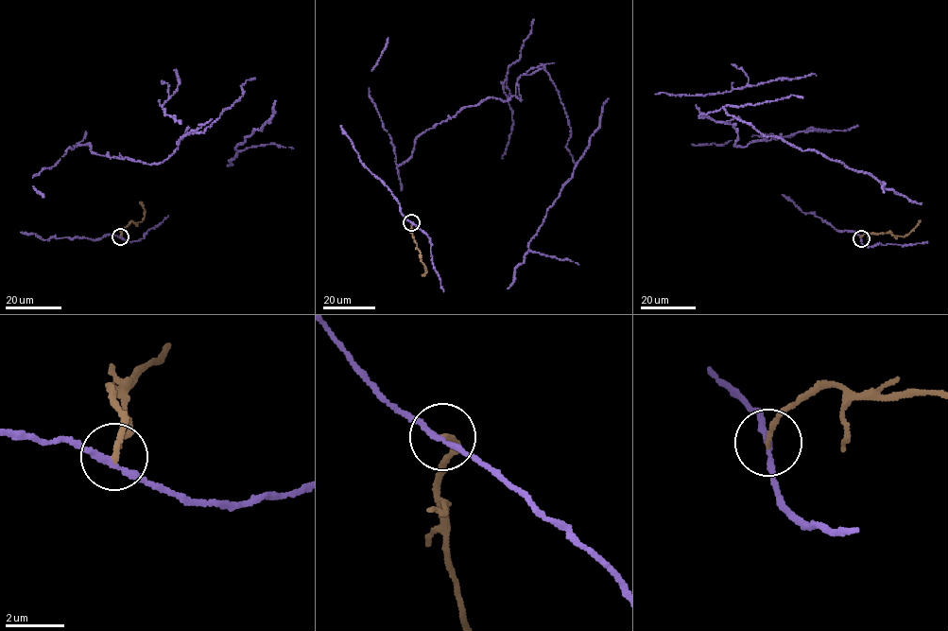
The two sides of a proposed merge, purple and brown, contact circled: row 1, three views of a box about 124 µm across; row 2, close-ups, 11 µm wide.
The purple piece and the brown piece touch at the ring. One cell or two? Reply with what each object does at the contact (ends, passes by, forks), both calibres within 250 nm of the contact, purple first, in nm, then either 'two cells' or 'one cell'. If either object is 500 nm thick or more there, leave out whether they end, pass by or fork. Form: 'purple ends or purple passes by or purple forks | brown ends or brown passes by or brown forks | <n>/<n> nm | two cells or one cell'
purple passes by | brown ends | 180/180 nm | two cells

